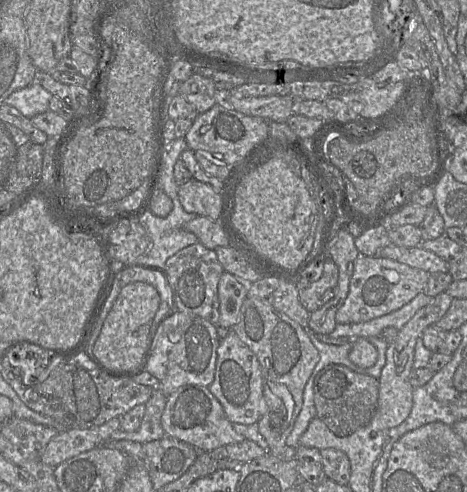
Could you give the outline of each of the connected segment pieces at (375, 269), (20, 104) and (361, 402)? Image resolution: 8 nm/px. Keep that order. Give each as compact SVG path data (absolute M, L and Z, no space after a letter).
M360 255L354 262L348 296L336 312L336 323L360 323L389 314L423 292L430 273L388 258Z
M35 81L11 93L4 103L15 107L25 117L31 119L49 110L49 101L52 96L39 82Z
M329 364L314 381L316 416L338 437L346 437L369 425L378 403L379 380L354 372L341 364Z

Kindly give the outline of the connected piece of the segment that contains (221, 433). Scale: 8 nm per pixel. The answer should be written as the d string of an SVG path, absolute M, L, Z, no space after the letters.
M185 385L170 394L161 417L161 425L166 436L187 443L199 452L212 451L246 439L234 430L233 423L227 418L220 402L204 386Z

